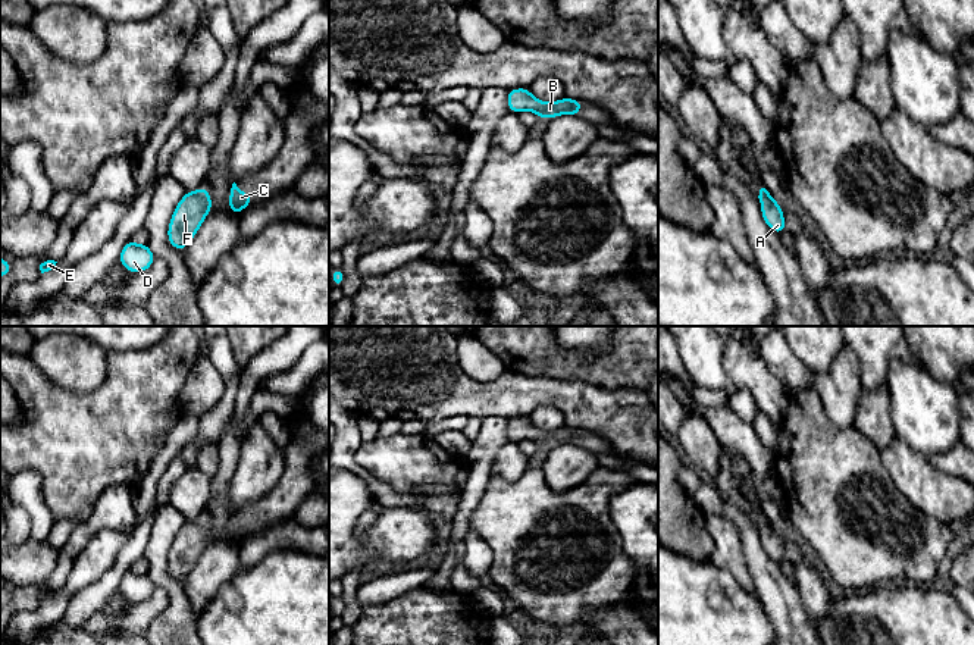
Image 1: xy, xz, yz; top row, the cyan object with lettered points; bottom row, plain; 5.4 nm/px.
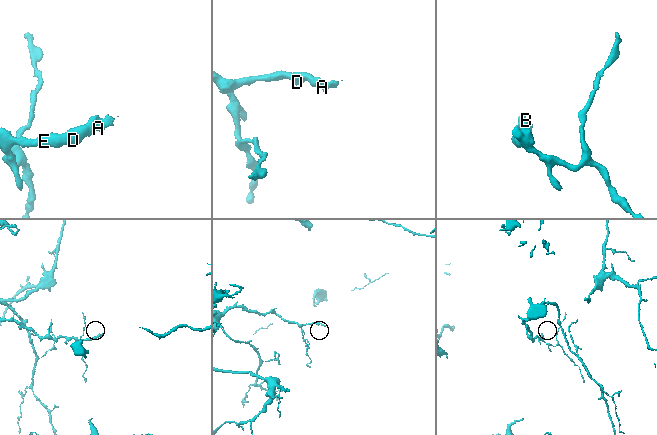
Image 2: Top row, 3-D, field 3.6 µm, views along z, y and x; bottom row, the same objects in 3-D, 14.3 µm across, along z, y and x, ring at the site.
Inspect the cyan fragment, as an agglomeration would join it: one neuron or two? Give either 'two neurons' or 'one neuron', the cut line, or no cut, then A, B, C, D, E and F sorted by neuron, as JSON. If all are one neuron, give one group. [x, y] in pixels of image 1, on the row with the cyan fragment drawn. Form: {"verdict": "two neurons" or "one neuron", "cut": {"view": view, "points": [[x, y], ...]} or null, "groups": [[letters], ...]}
{"verdict": "one neuron", "cut": null, "groups": [["A", "B", "C", "D", "E", "F"]]}

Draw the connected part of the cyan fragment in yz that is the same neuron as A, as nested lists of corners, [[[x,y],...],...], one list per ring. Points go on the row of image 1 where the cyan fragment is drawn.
[[[765,188],[760,190],[758,198],[761,215],[768,229],[777,235],[786,232],[787,228],[783,217],[783,207],[770,195]]]

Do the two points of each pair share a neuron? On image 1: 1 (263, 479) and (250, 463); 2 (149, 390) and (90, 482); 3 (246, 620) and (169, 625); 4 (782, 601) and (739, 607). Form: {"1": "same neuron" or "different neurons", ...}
{"1": "same neuron", "2": "same neuron", "3": "different neurons", "4": "different neurons"}

